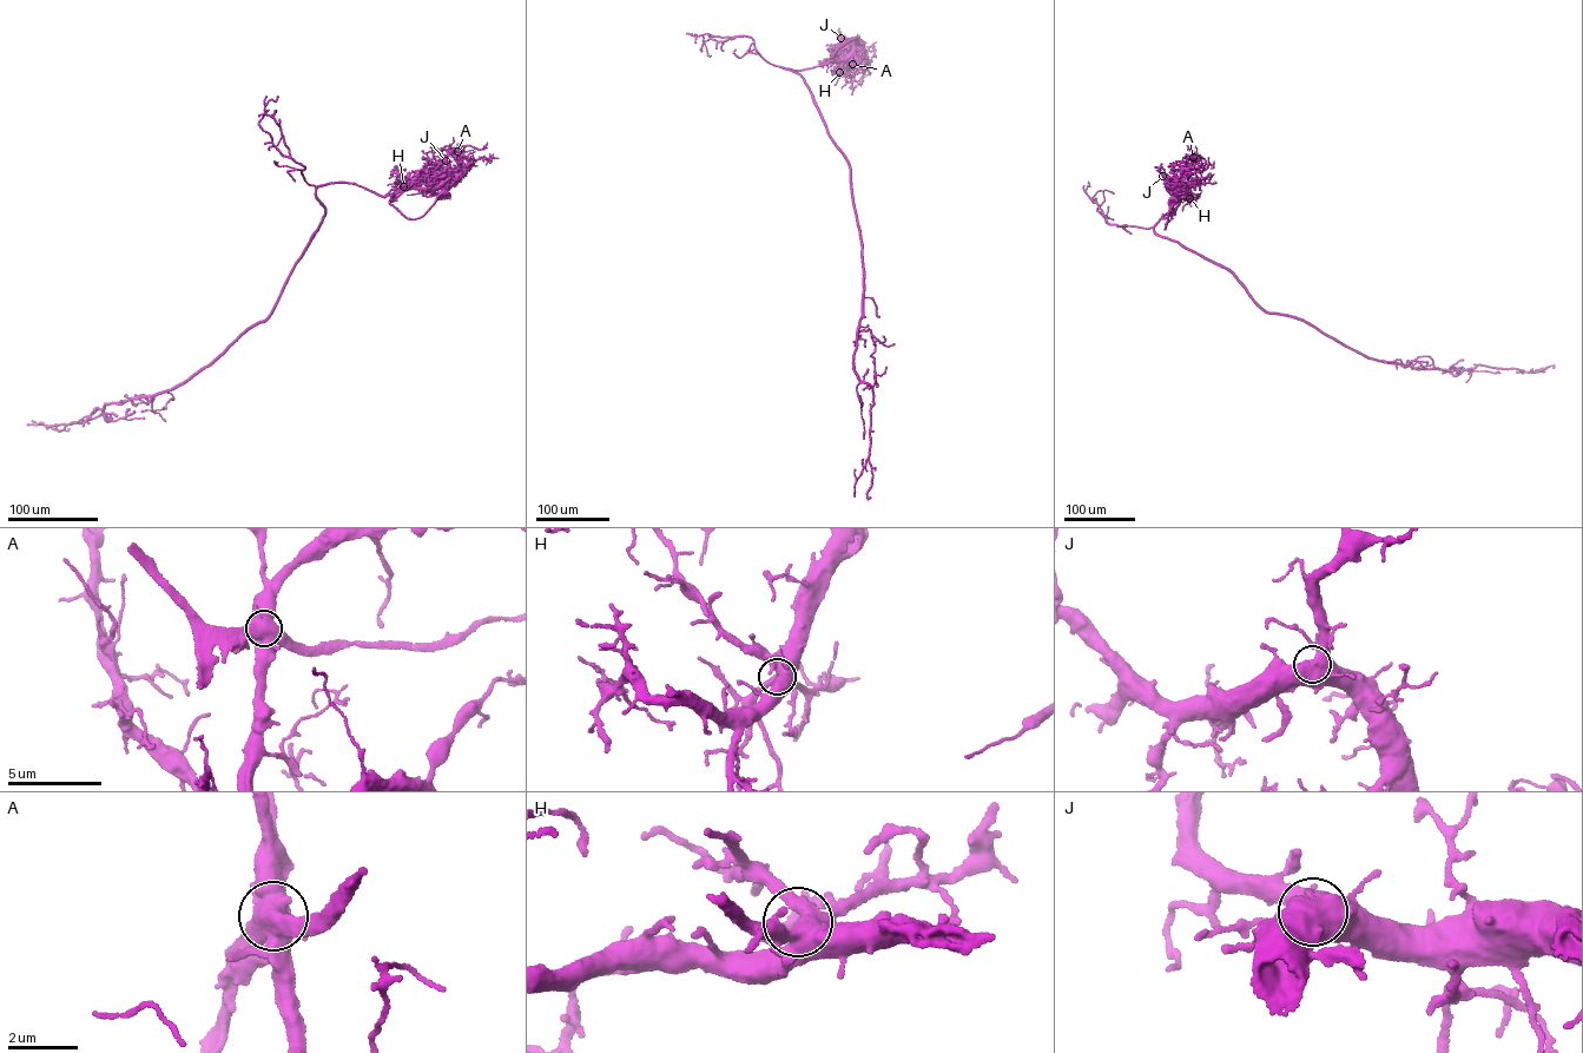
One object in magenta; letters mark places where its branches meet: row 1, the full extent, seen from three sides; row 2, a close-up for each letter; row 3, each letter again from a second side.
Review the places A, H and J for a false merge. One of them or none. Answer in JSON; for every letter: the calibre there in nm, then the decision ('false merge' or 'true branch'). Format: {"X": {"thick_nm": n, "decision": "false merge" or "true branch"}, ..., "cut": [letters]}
{"A": {"thick_nm": 700, "decision": "false merge"}, "H": {"thick_nm": 550, "decision": "true branch"}, "J": {"thick_nm": 550, "decision": "true branch"}, "cut": ["A"]}

